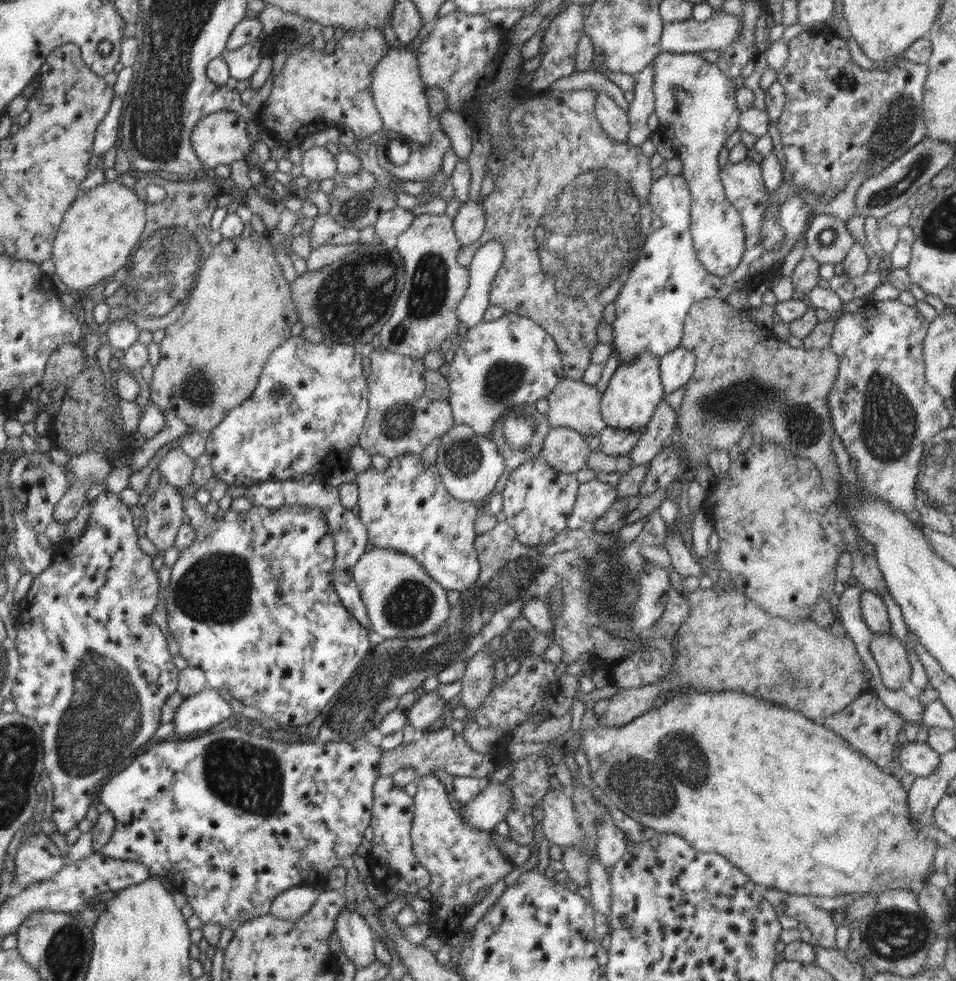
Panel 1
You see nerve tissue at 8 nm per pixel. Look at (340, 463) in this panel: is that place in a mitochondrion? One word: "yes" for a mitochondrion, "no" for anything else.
no

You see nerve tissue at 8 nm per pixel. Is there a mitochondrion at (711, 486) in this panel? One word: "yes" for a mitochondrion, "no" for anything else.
no

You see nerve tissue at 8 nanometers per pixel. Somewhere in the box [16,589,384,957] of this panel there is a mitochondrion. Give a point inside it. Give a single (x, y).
(99, 727)

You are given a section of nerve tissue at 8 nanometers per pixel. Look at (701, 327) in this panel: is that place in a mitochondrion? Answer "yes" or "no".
no

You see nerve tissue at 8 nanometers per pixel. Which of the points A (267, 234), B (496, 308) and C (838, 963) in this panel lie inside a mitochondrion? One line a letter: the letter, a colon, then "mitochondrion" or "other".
A: other
B: other
C: other

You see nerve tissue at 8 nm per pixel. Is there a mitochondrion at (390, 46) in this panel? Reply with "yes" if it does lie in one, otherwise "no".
no

